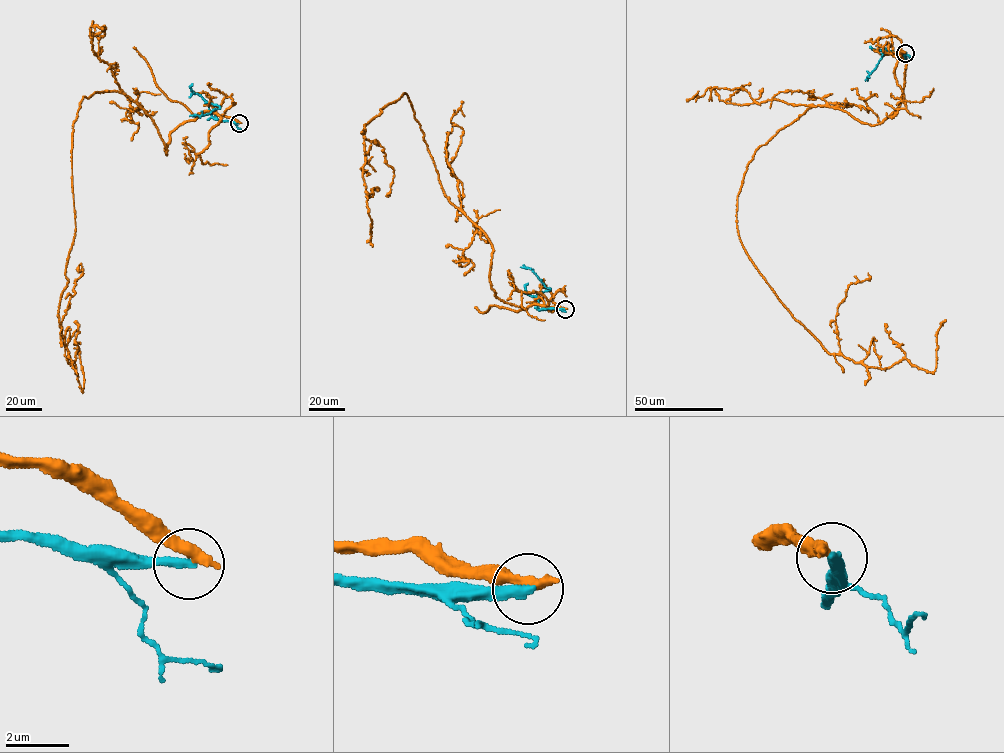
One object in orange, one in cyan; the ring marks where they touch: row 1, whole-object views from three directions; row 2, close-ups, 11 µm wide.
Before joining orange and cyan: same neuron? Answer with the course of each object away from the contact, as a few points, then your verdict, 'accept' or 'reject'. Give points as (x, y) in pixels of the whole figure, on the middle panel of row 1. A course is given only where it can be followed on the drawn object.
orange runs (565, 308), (524, 309), (496, 296), (492, 244), (445, 195), (404, 92), (364, 127), (373, 247); cyan runs (565, 309), (538, 308), (538, 293), (550, 288), (531, 268), (520, 267); reject

